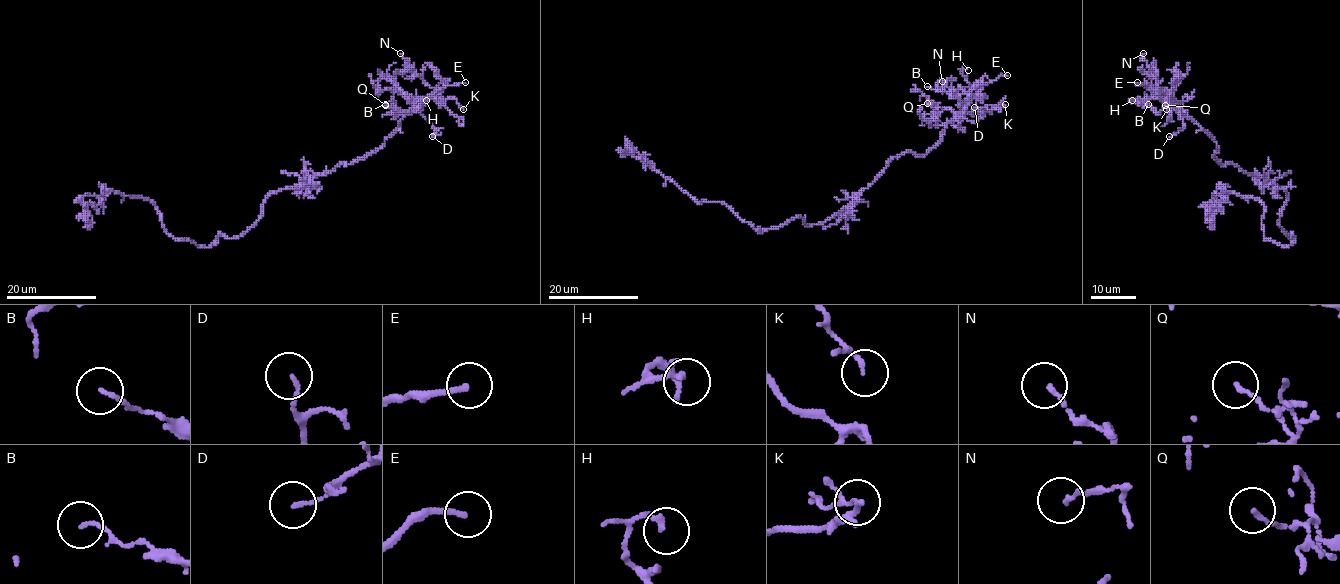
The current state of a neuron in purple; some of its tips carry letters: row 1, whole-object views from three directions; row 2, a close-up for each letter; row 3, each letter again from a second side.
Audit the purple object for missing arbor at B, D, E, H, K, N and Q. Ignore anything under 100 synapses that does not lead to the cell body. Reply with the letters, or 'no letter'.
E

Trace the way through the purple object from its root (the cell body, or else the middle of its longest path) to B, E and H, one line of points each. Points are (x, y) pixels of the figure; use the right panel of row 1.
B: (1286, 193), (1232, 163), (1221, 165), (1214, 157), (1215, 141), (1173, 100), (1160, 112), (1148, 104)
E: (1286, 193), (1232, 163), (1221, 165), (1214, 157), (1215, 141), (1173, 100), (1166, 103), (1137, 82)
H: (1286, 193), (1232, 163), (1221, 165), (1214, 157), (1215, 141), (1173, 100), (1165, 103), (1157, 97), (1132, 100)

